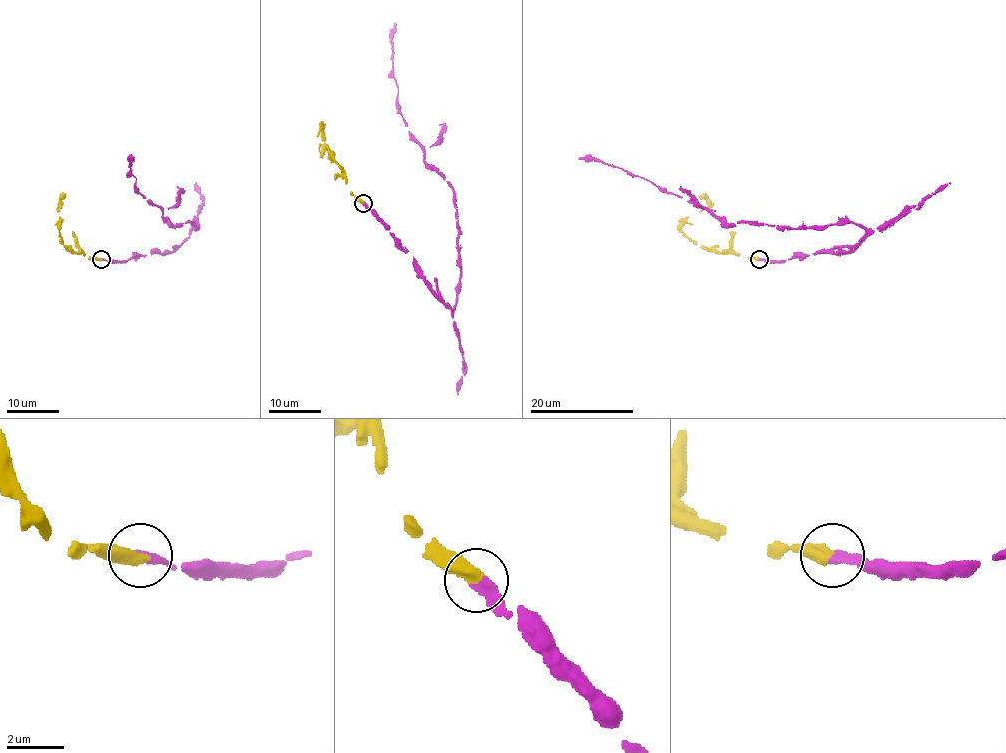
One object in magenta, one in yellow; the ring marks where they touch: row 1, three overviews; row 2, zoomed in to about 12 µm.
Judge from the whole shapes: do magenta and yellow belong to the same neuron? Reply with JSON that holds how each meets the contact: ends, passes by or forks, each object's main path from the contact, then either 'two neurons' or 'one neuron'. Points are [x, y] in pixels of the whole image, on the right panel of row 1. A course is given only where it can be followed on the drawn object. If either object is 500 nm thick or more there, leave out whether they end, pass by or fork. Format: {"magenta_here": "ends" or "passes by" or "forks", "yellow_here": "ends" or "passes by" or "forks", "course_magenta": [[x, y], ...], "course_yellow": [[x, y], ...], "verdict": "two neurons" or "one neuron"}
{"magenta_here": "ends", "yellow_here": "ends", "course_magenta": [[759, 259], [786, 260], [848, 252], [865, 230], [852, 223], [801, 228], [726, 224], [618, 167], [579, 158]], "course_yellow": [[759, 259], [708, 251], [681, 230], [681, 224], [689, 216], [708, 206], [698, 196]], "verdict": "one neuron"}

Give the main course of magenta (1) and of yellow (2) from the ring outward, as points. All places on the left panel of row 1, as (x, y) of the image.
1: (101, 259), (127, 260), (171, 252), (196, 223), (198, 225), (173, 224), (138, 192), (130, 167), (134, 158)
2: (101, 259), (70, 251), (63, 245), (57, 211), (63, 196)

